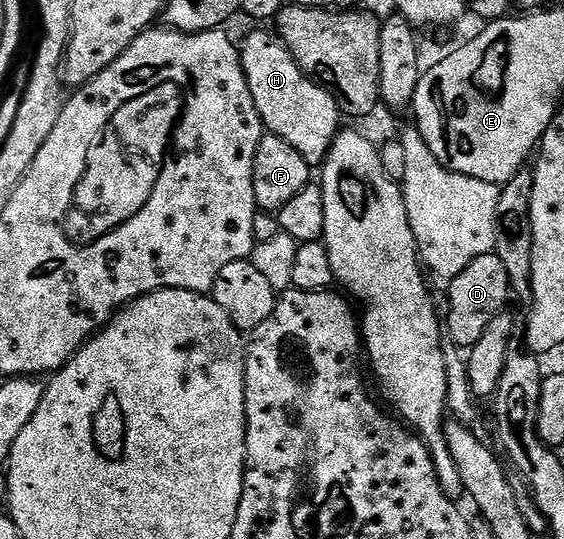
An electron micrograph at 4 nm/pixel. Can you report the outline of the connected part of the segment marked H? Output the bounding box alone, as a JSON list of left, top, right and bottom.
[239,29,343,165]

